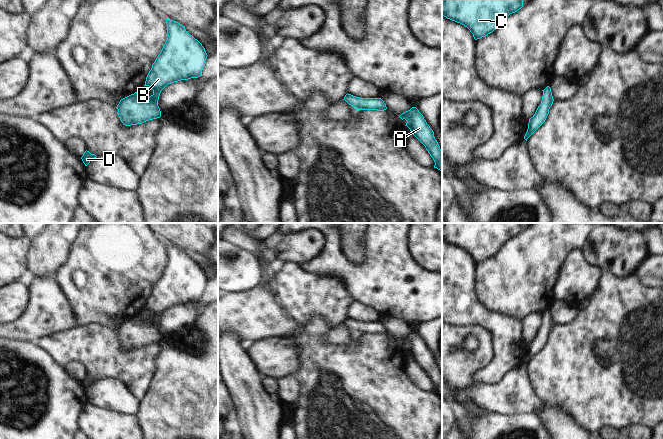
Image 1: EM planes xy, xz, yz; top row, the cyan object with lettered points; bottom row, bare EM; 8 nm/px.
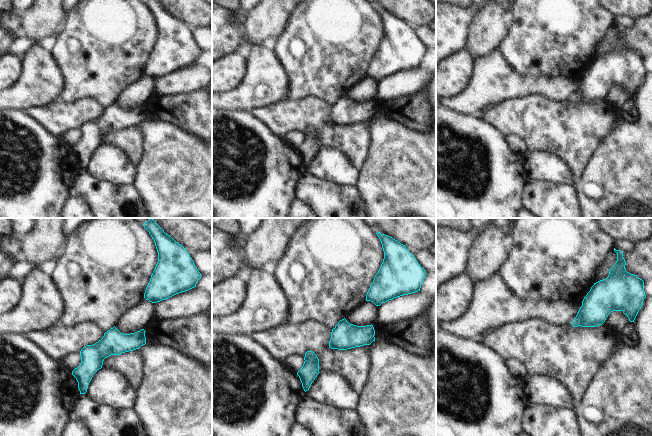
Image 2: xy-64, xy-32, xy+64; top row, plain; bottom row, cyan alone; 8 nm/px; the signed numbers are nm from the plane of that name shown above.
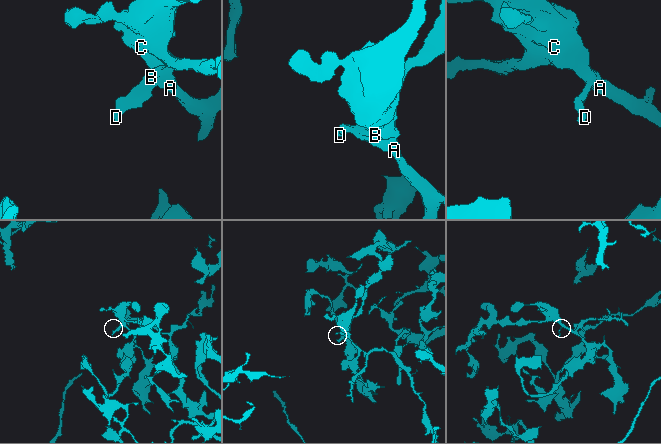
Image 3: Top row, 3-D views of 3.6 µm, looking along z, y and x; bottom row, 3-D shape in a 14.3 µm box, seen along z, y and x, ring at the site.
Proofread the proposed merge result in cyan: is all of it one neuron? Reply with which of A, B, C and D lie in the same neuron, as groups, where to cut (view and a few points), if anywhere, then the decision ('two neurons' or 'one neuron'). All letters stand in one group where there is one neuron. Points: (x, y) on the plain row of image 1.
groups A B C D; cut none; one neuron

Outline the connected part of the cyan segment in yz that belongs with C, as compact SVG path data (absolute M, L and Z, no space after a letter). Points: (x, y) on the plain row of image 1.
M442 223L442 239L467 251L475 264L492 257L510 238L523 231L523 223Z

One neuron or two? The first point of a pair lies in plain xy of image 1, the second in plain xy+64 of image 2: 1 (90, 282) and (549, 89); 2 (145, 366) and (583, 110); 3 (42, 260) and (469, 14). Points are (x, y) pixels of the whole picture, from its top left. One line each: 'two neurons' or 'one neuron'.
1: two neurons
2: one neuron
3: two neurons

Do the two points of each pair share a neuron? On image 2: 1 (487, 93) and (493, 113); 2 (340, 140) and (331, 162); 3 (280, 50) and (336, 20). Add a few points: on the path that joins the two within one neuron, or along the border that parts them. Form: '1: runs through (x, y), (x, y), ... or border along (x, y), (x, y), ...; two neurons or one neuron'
1: border along (513, 98), (487, 107), (479, 116); two neurons
2: border along (320, 148), (340, 149), (353, 165); two neurons
3: runs through (294, 46), (310, 46), (322, 34); one neuron

